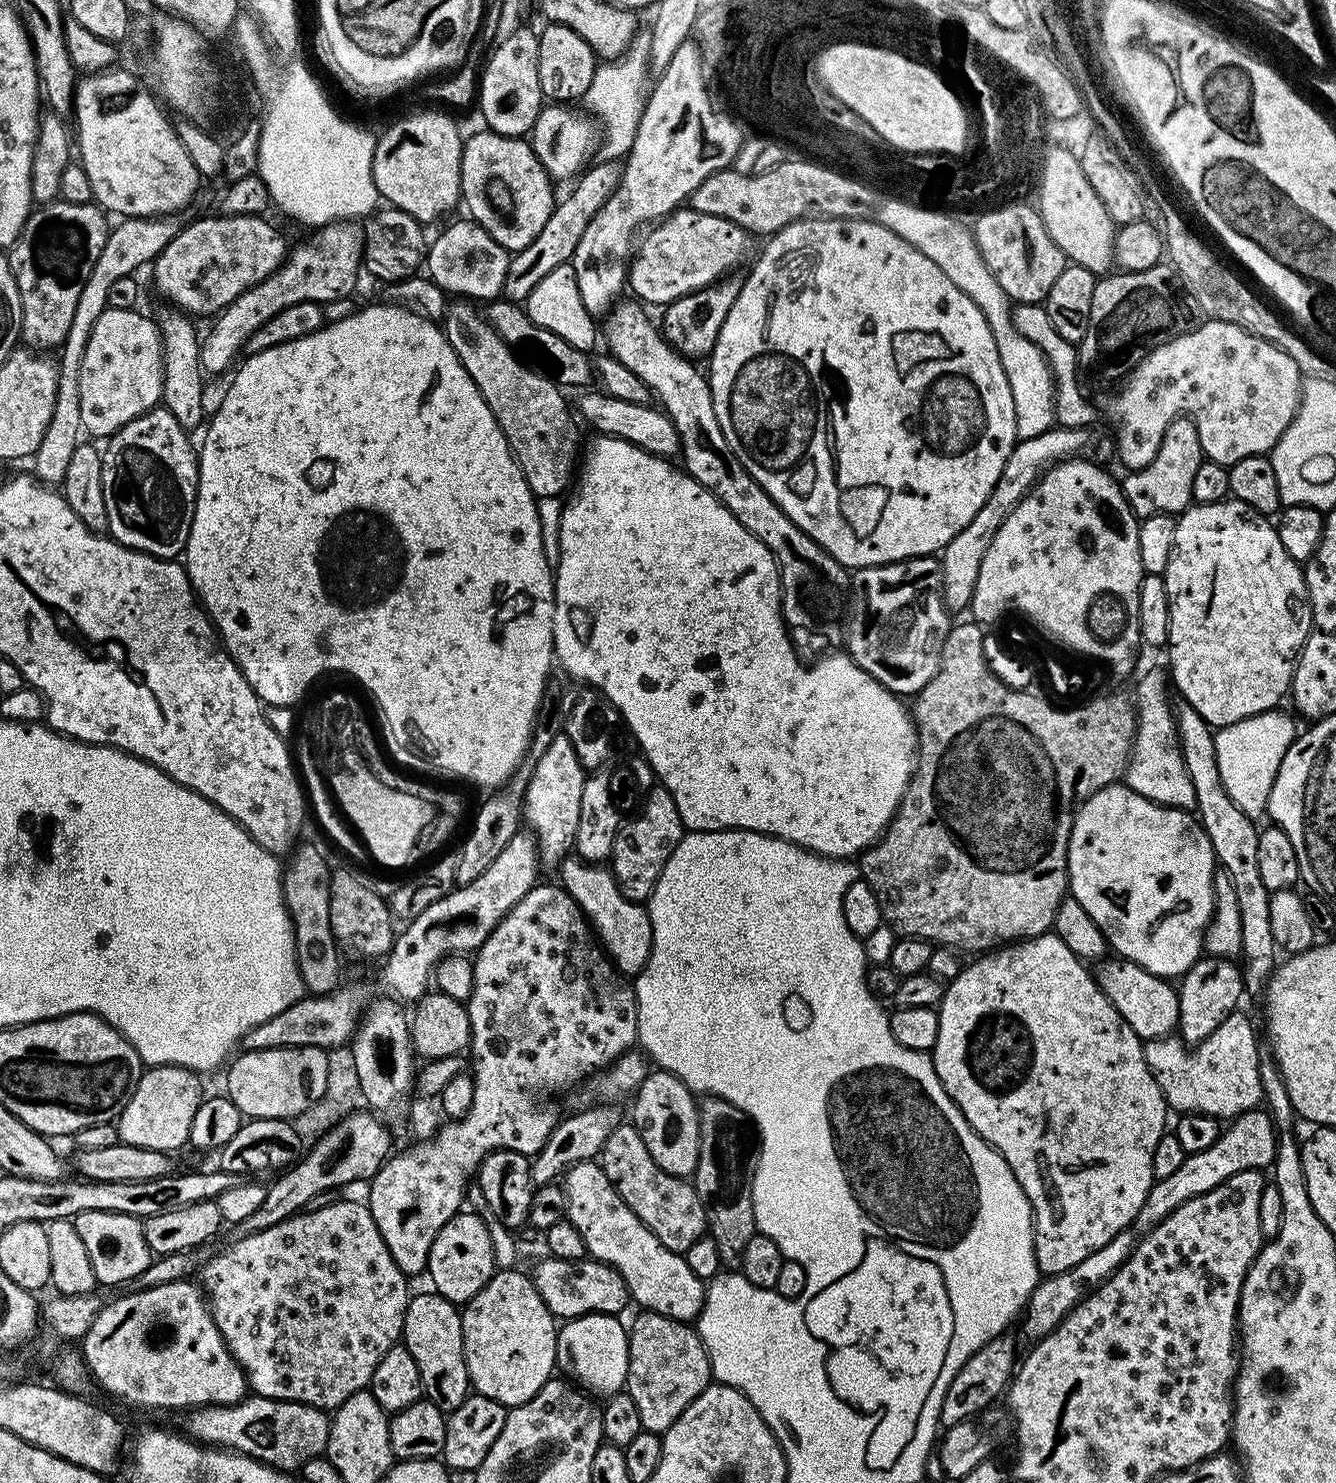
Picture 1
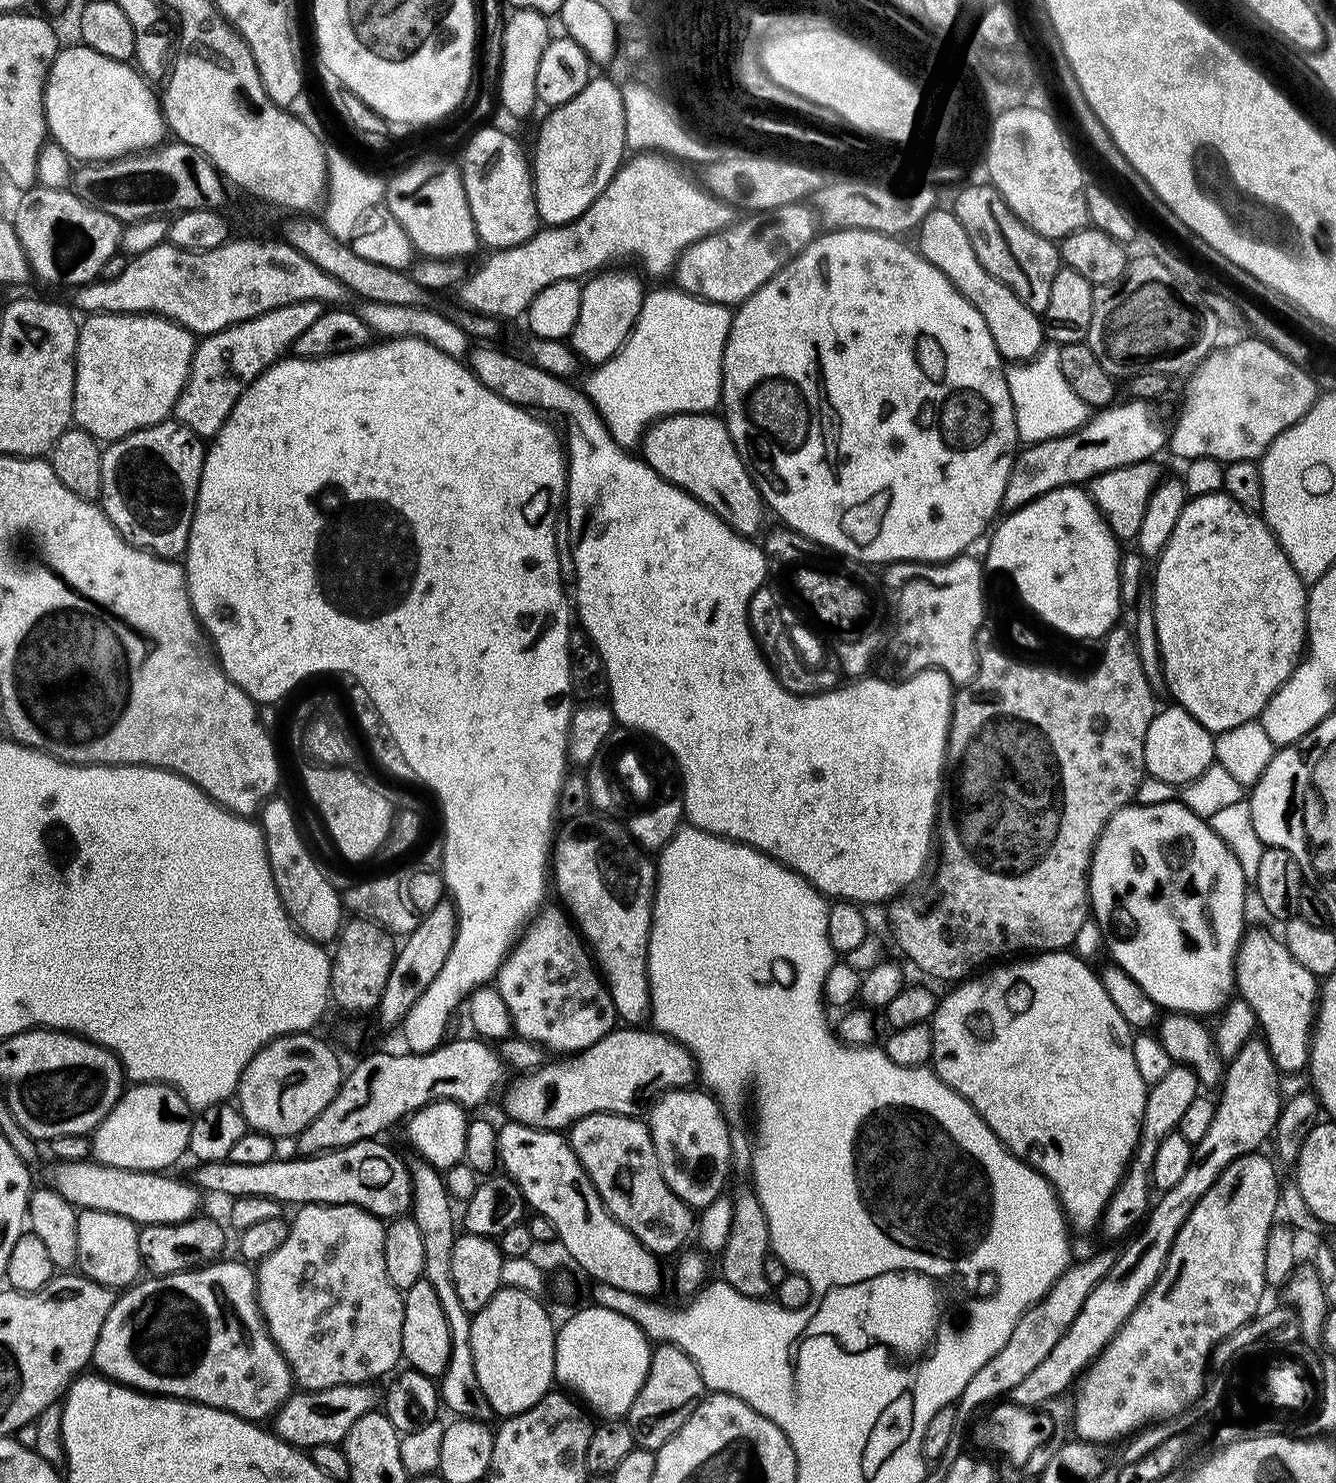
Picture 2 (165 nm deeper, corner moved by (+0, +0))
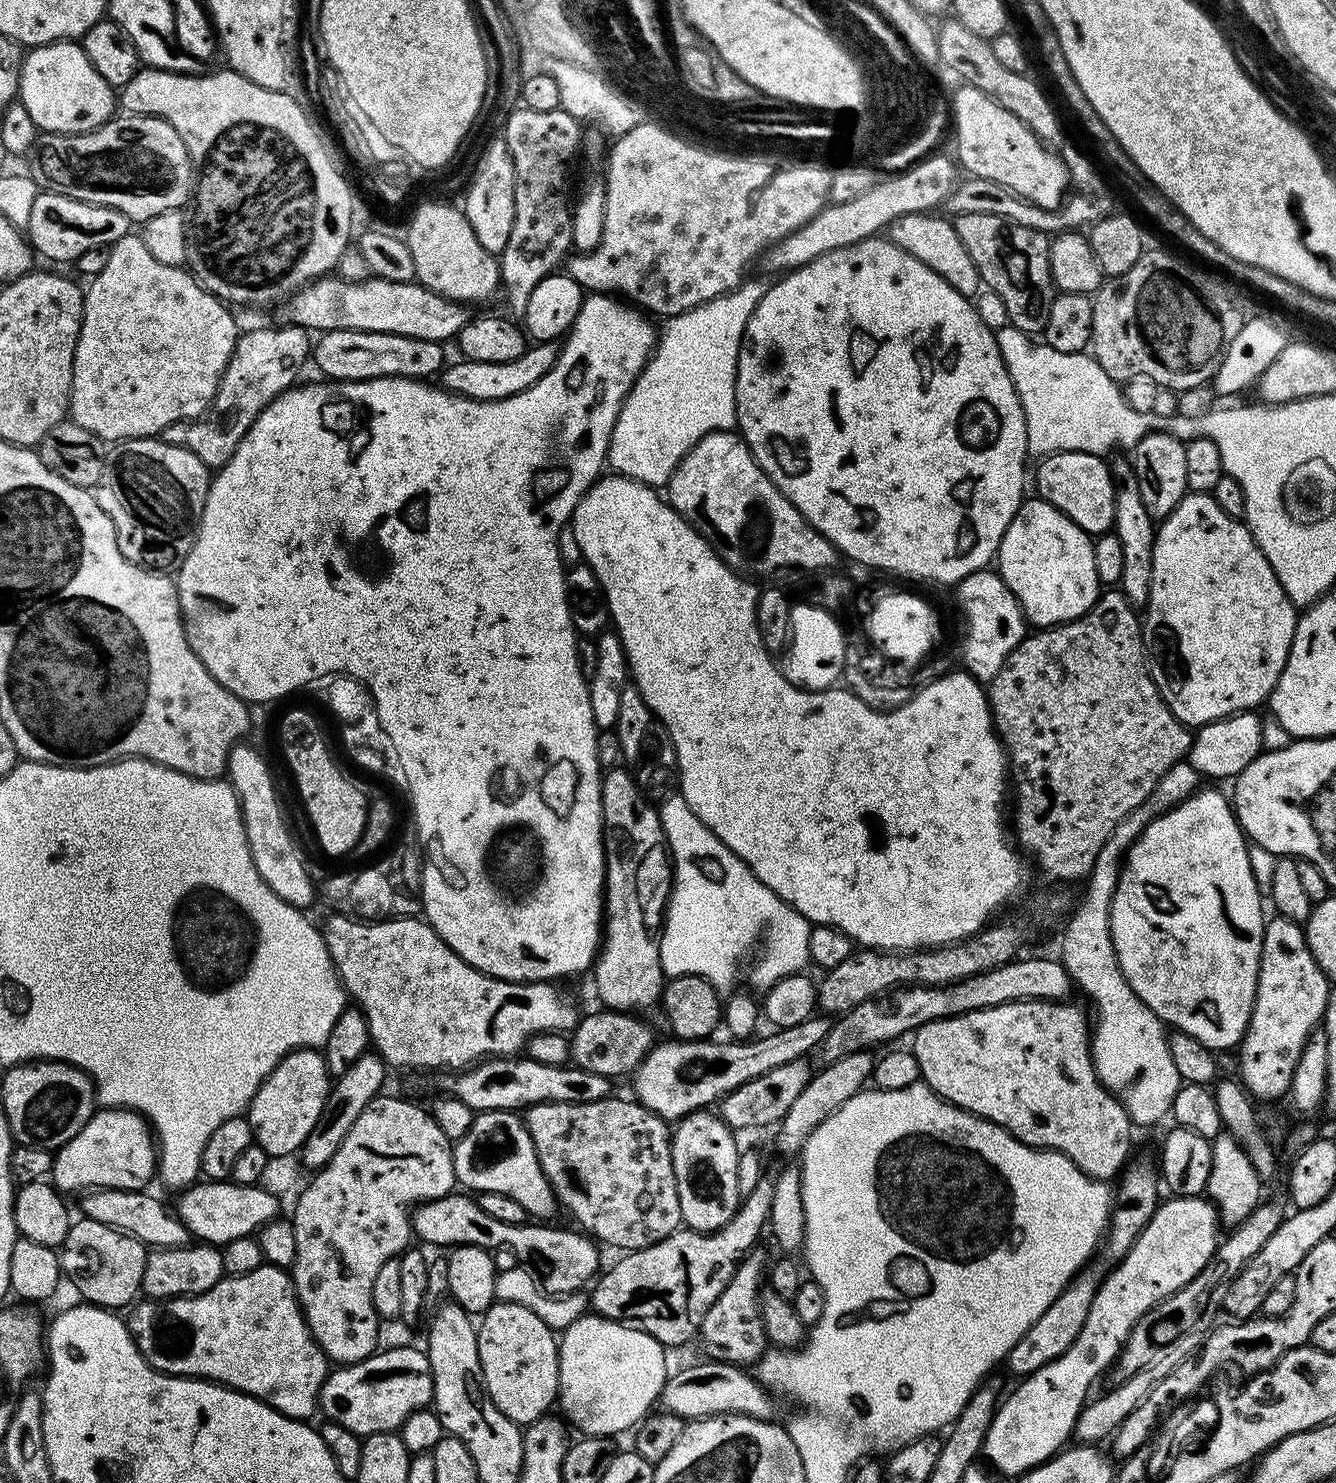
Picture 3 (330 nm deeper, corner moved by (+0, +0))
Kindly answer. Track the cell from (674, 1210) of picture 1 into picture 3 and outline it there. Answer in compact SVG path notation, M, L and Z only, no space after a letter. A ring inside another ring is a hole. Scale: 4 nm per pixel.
M609 1098L590 1102L589 1104L555 1104L554 1102L545 1102L545 1104L533 1104L531 1108L523 1113L522 1119L525 1126L528 1127L530 1138L534 1142L534 1150L538 1154L538 1162L546 1174L549 1186L554 1190L559 1207L564 1208L577 1220L579 1227L587 1235L595 1238L601 1245L609 1244L612 1248L619 1250L635 1250L654 1246L662 1242L670 1234L674 1234L681 1227L680 1203L678 1202L678 1186L674 1178L674 1166L672 1165L672 1141L670 1139L670 1124L654 1114L650 1109L642 1107L636 1103L635 1099L615 1100Z

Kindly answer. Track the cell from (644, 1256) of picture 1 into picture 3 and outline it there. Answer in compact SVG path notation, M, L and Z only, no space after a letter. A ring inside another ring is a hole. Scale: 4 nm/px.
M515 1111L481 1112L473 1115L470 1130L455 1141L452 1161L457 1185L469 1193L506 1194L514 1198L518 1206L525 1208L529 1217L540 1222L551 1221L551 1216L558 1212L556 1195L538 1162L528 1127Z

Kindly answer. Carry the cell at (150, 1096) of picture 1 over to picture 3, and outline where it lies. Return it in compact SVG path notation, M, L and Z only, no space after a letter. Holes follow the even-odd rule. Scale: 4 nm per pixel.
M105 1108L93 1112L91 1118L66 1142L61 1148L55 1149L52 1158L51 1183L61 1193L83 1193L85 1190L99 1188L117 1188L120 1191L144 1190L148 1183L154 1180L158 1172L158 1145L154 1139L154 1133L147 1120L139 1112L133 1112L131 1108Z

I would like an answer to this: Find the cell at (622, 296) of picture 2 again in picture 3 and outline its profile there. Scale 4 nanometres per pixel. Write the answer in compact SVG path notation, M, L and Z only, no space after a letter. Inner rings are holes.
M540 342L535 346L525 347L524 353L514 358L514 362L474 362L460 358L457 359L457 364L449 363L439 373L438 384L439 387L445 388L447 392L452 392L455 396L465 396L471 400L510 398L514 394L522 394L522 390L534 386L538 378L545 376L556 365L560 349L559 343Z

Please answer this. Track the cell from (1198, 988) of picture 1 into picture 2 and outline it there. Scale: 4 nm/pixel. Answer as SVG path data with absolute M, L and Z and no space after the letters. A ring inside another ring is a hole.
M1183 1066L1169 1068L1165 1076L1158 1078L1158 1082L1154 1082L1149 1087L1146 1110L1142 1114L1140 1137L1136 1143L1132 1160L1128 1163L1128 1168L1120 1179L1120 1185L1114 1190L1104 1211L1104 1217L1101 1218L1098 1225L1099 1231L1104 1231L1110 1239L1116 1240L1119 1236L1126 1235L1132 1227L1135 1229L1148 1215L1150 1211L1148 1199L1152 1195L1154 1196L1153 1189L1150 1187L1154 1154L1157 1153L1162 1138L1177 1131L1179 1122L1182 1121L1182 1114L1186 1113L1190 1104L1201 1095L1201 1092L1202 1085L1194 1074L1194 1070Z

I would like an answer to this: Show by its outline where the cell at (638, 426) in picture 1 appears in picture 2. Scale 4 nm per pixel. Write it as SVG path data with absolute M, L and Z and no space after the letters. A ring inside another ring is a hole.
M677 412L648 427L642 441L642 459L666 482L702 502L740 535L755 537L764 524L766 505L744 459L730 438L728 425L712 412Z

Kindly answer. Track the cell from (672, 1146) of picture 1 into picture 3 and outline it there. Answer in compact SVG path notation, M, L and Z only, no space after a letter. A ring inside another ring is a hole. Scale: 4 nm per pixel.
M712 1110L691 1112L671 1129L672 1165L678 1186L680 1219L693 1232L717 1232L740 1207L738 1158L742 1151L736 1145L733 1129Z

